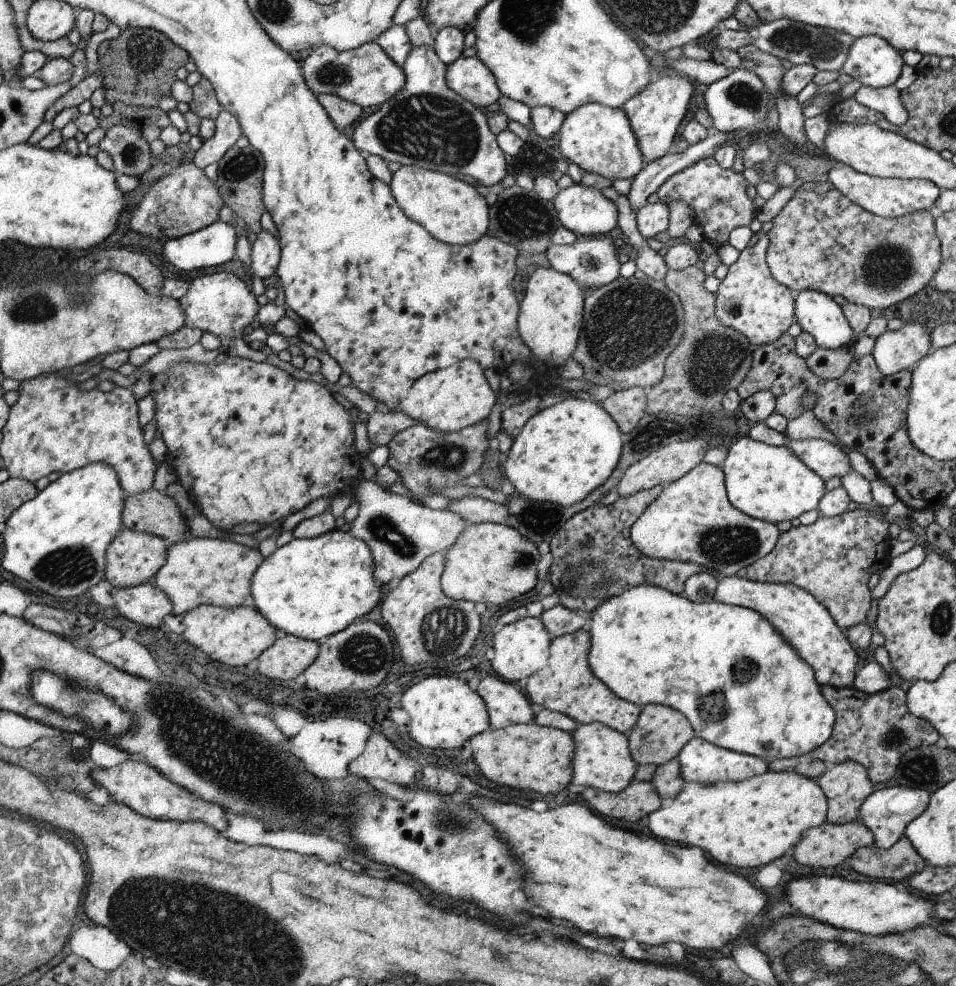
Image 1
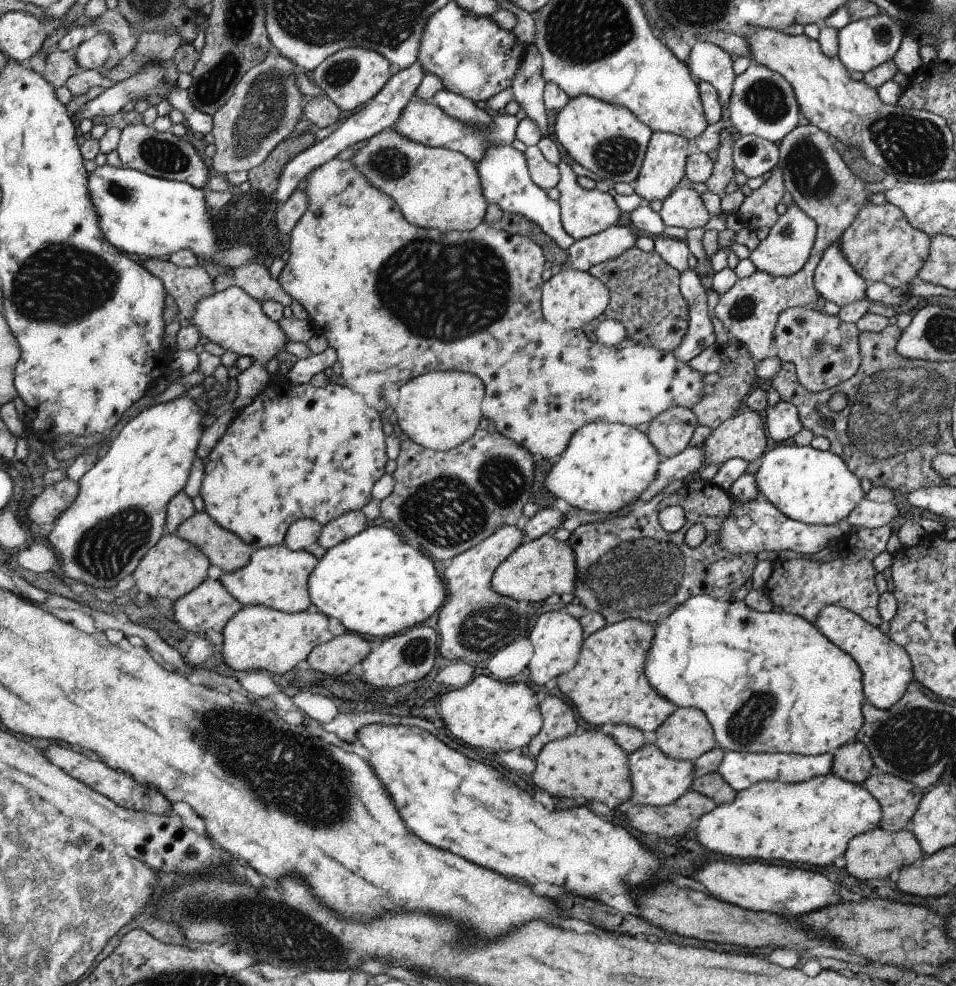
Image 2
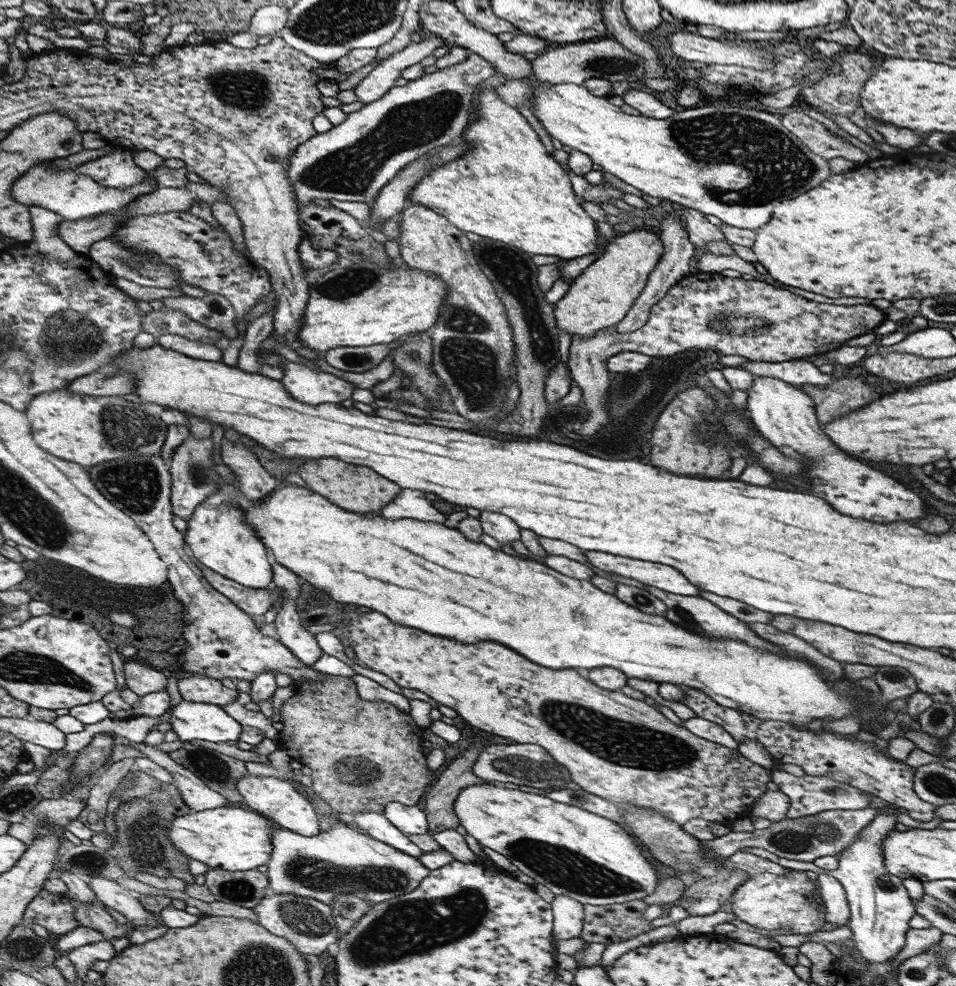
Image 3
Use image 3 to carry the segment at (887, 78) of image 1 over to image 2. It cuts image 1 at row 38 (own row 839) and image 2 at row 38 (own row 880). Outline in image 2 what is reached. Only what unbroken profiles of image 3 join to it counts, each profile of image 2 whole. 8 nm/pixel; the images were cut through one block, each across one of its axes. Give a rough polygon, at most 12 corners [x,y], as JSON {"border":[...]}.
{"border":[[885,11],[838,30],[838,58],[868,73],[898,52],[904,26]]}

